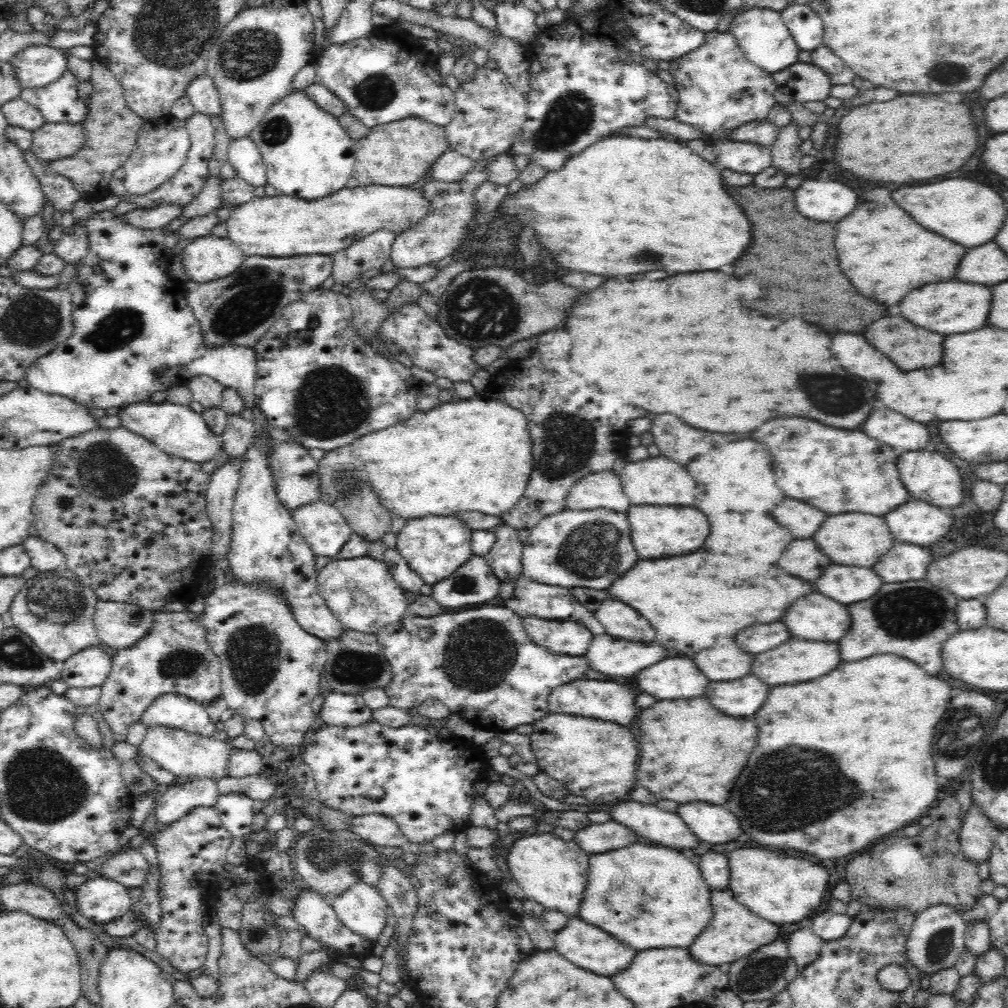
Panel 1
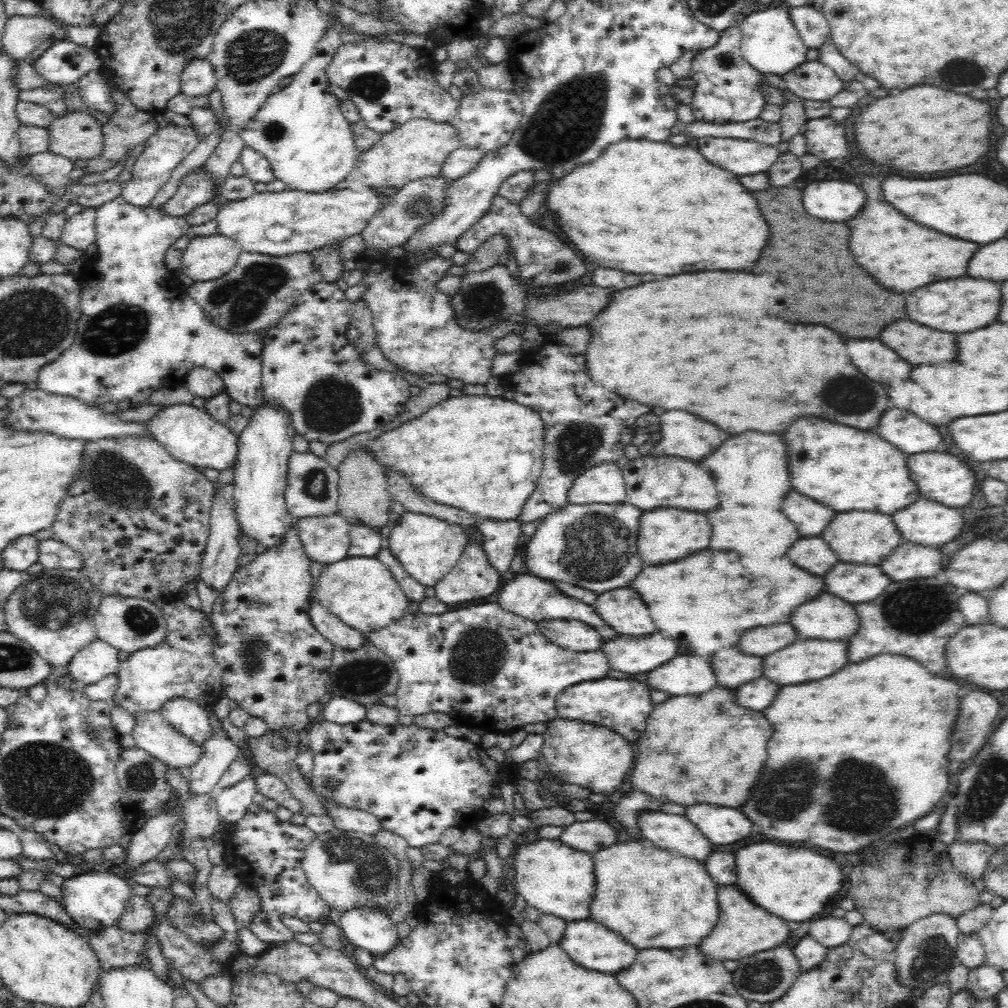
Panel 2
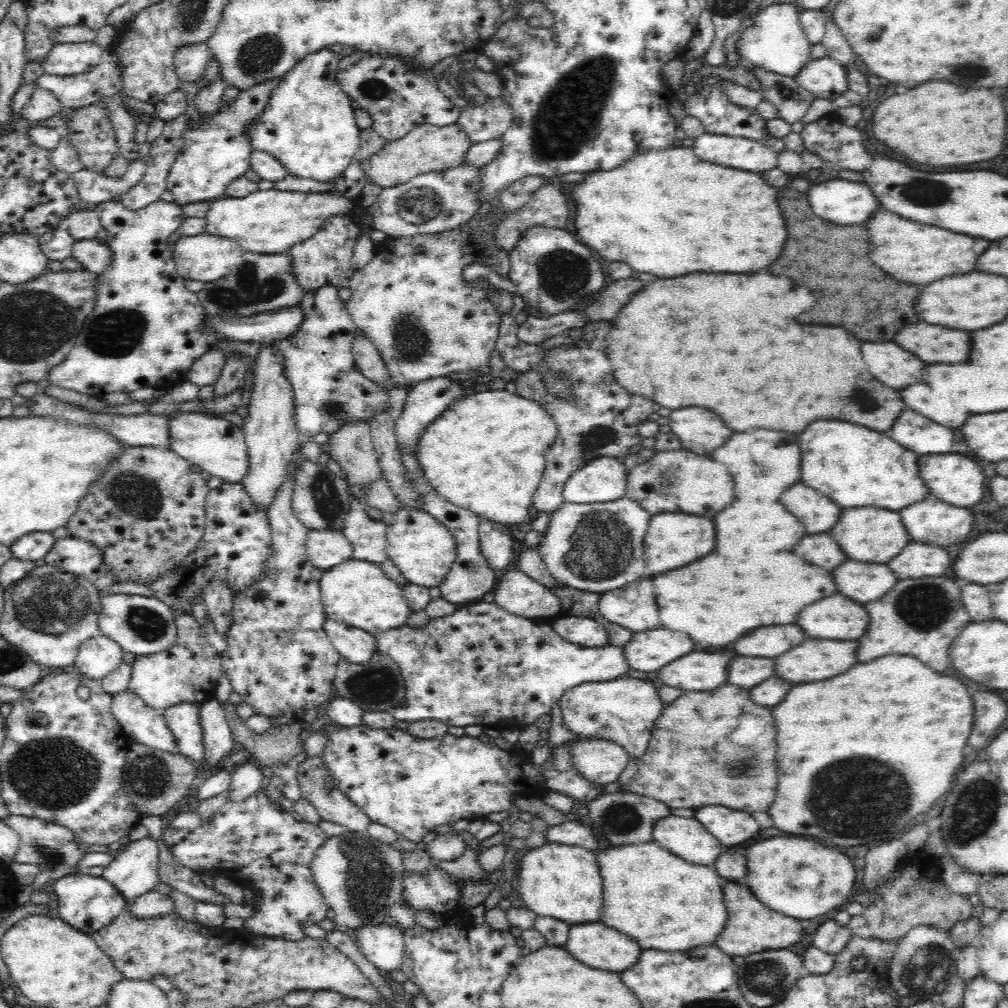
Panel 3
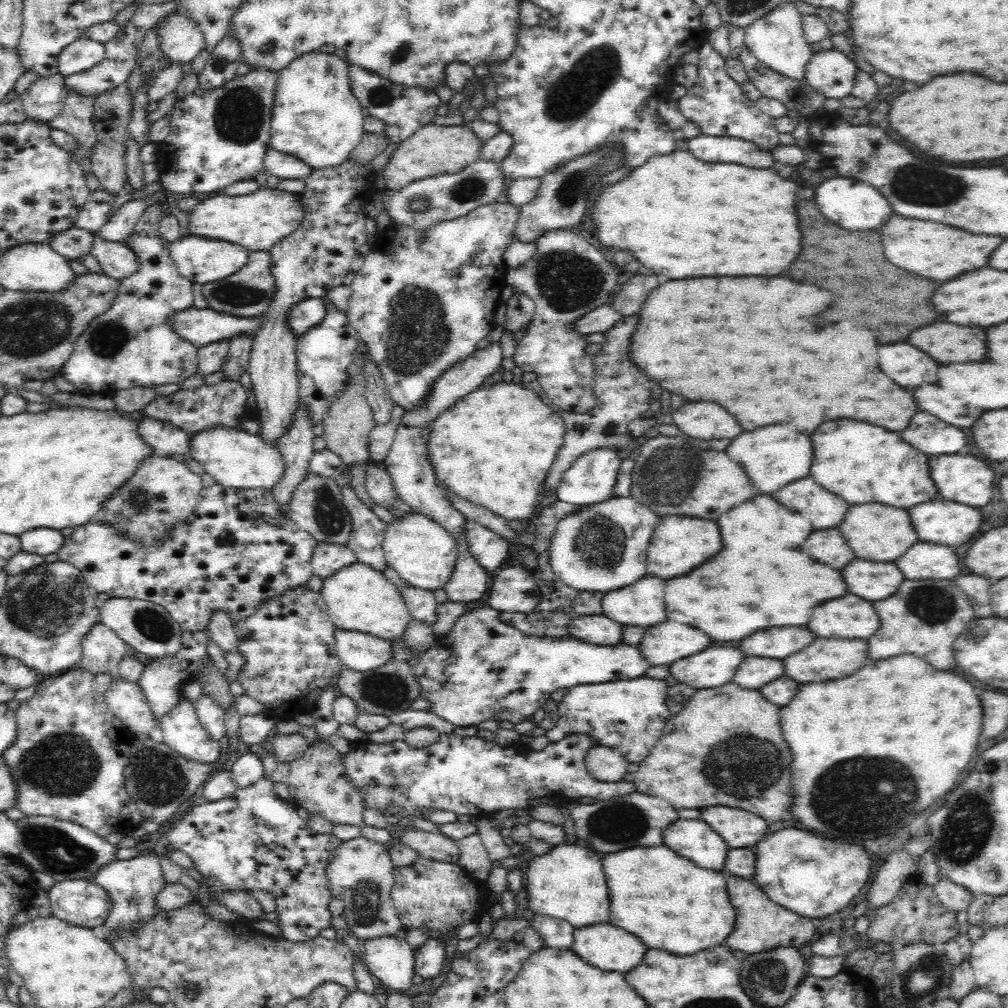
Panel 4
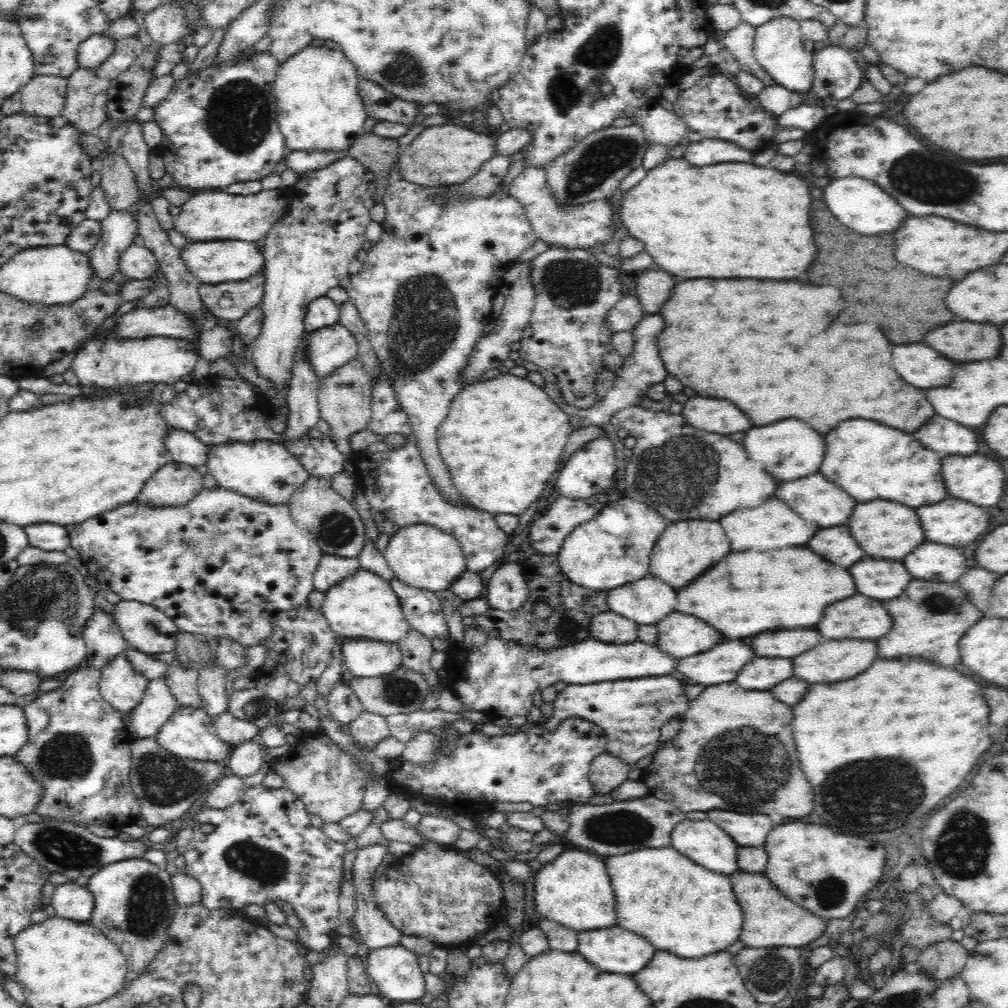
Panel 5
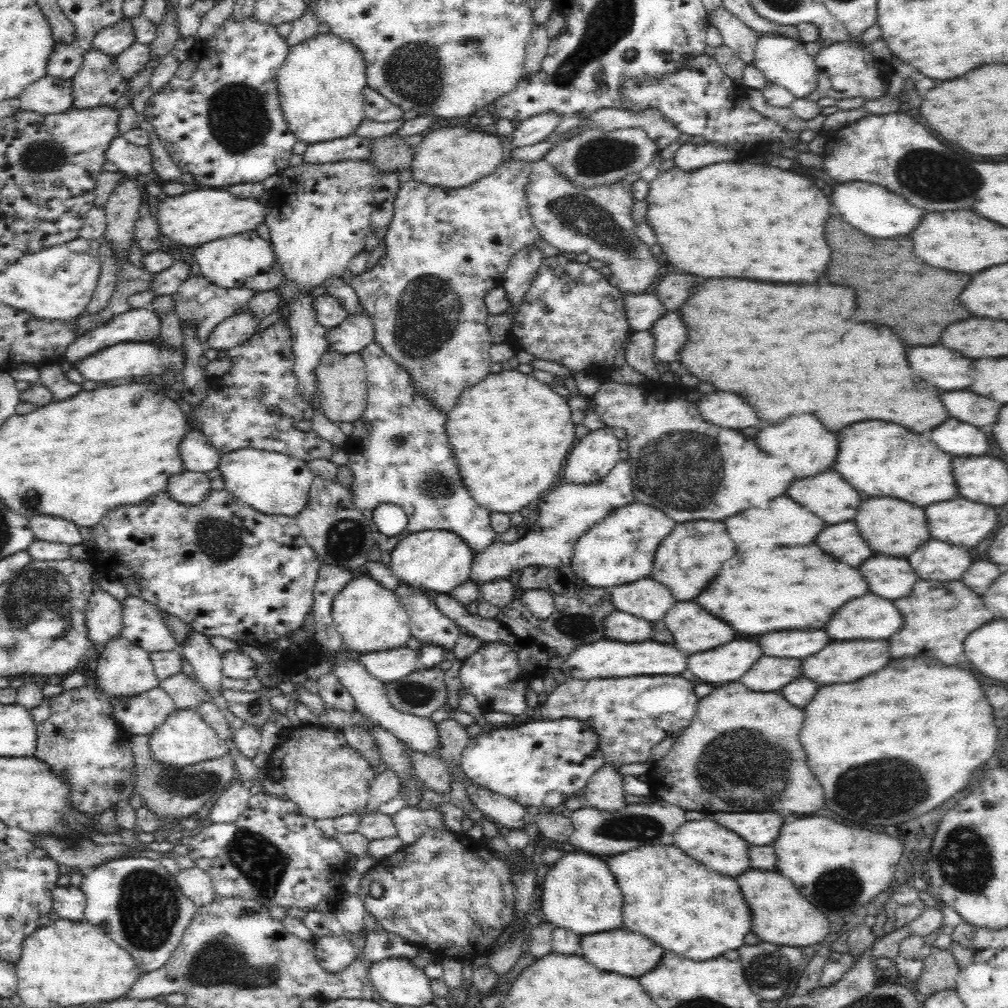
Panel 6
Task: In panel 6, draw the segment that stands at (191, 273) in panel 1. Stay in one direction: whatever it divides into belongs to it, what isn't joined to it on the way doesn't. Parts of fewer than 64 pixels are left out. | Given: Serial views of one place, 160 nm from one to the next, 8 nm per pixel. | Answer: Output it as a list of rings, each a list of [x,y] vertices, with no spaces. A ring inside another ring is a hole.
[[[256,231],[195,246],[192,248],[192,256],[205,280],[220,288],[244,286],[259,292],[274,290],[282,284],[282,269],[278,267],[271,244],[262,239]]]

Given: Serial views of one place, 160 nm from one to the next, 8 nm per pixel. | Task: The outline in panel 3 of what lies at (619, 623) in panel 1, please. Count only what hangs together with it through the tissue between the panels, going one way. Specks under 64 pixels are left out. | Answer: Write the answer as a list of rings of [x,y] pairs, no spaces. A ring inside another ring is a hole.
[[[638,580],[600,596],[599,613],[611,623],[632,632],[644,632],[662,626],[658,620],[658,606],[650,580]]]

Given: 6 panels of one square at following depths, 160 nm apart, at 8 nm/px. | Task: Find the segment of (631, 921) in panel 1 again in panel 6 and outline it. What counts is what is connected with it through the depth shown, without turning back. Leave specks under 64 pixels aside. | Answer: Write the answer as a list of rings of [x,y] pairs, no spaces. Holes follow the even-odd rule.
[[[674,844],[640,846],[636,850],[628,850],[624,854],[612,856],[608,860],[608,866],[624,898],[628,900],[628,904],[624,906],[624,914],[622,914],[626,922],[624,928],[630,928],[632,932],[640,932],[646,938],[650,938],[654,944],[658,942],[662,948],[674,950],[680,956],[686,956],[690,960],[710,960],[722,954],[724,950],[736,950],[744,944],[744,936],[750,930],[750,910],[734,878],[722,876],[714,870],[708,872],[706,866],[696,864],[696,860],[688,858],[687,854],[682,854]]]

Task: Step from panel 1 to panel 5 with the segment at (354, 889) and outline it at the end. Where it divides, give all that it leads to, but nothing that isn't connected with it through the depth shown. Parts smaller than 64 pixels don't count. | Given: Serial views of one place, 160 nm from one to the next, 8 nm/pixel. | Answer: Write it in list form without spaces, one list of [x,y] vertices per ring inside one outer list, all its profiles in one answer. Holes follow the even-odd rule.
[[[392,944],[386,948],[369,950],[366,960],[366,972],[375,987],[375,992],[385,1001],[392,1003],[412,1003],[425,994],[424,977],[418,968],[416,953],[401,944]]]

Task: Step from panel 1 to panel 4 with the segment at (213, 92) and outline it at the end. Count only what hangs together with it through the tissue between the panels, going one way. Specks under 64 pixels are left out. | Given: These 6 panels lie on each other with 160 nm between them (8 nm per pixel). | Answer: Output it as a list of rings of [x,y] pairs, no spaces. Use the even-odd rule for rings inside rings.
[[[184,15],[167,16],[159,36],[162,38],[162,53],[173,66],[192,64],[205,50],[203,32],[197,23],[192,23]]]

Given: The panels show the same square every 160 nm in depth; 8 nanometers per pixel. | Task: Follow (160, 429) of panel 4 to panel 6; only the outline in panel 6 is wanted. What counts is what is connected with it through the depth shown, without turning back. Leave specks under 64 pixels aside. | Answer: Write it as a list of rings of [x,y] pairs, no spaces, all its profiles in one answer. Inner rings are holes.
[[[196,428],[186,430],[178,444],[178,452],[183,468],[192,472],[210,472],[218,466],[220,460],[220,452]]]

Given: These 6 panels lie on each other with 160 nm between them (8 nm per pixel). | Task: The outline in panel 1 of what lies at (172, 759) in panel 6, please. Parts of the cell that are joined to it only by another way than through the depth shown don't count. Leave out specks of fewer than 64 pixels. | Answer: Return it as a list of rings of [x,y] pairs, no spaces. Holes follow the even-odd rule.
[[[174,693],[154,698],[140,716],[146,730],[157,726],[177,728],[202,736],[214,736],[217,728],[205,705],[190,697]]]

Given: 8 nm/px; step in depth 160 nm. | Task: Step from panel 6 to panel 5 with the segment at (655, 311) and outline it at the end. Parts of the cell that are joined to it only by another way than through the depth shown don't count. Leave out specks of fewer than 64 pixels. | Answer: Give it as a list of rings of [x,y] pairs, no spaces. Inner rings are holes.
[[[621,292],[621,299],[606,312],[605,323],[610,332],[630,331],[646,314],[640,307],[640,301],[632,292]]]

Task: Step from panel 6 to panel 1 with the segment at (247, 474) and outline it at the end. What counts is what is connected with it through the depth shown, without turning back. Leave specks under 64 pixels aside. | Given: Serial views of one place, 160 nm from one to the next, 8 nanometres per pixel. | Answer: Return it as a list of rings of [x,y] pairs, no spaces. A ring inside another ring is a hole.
[[[142,400],[120,406],[118,410],[120,412],[117,412],[116,416],[120,418],[120,426],[146,438],[171,455],[202,463],[212,460],[222,446],[222,438],[216,437],[204,423],[202,415],[192,411],[188,405],[182,406],[167,400],[159,403]]]

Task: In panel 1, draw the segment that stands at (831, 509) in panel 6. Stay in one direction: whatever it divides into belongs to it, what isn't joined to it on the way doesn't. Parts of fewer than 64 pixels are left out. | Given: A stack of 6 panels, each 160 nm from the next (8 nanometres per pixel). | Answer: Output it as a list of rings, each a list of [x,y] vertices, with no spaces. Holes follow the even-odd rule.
[[[792,498],[780,502],[772,510],[772,516],[778,524],[788,528],[794,538],[810,538],[822,524],[822,520],[826,520],[824,512],[818,512],[816,508]]]

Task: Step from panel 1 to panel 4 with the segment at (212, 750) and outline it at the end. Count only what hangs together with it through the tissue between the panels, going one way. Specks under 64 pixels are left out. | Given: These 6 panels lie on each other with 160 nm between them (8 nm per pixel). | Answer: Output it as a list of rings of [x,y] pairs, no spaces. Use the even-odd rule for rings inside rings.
[[[116,678],[105,692],[105,699],[112,714],[126,726],[132,736],[151,738],[152,731],[160,727],[159,719],[149,707],[138,683]]]

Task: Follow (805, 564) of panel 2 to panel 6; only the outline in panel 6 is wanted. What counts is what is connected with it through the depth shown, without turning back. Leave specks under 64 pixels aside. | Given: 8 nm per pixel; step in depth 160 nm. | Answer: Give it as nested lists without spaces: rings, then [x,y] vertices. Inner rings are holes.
[[[852,522],[836,524],[822,530],[816,538],[816,544],[824,552],[832,554],[836,560],[850,564],[852,568],[860,566],[864,560],[872,556],[870,548],[866,546],[862,536],[858,534],[858,528]]]

